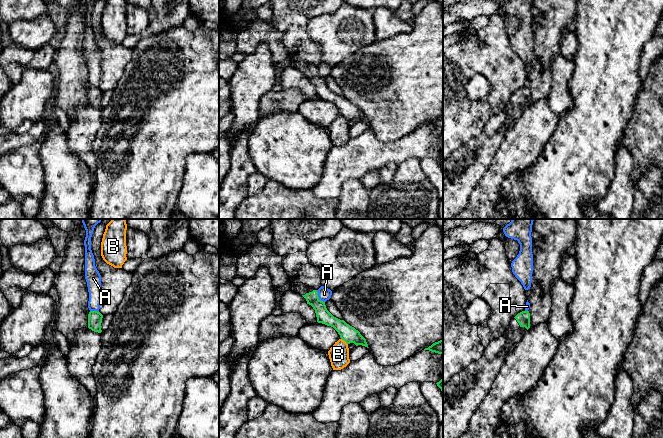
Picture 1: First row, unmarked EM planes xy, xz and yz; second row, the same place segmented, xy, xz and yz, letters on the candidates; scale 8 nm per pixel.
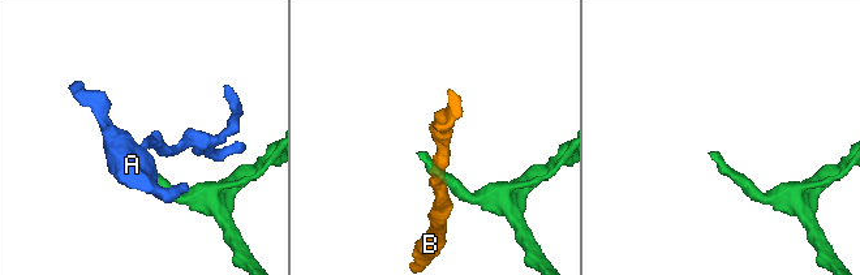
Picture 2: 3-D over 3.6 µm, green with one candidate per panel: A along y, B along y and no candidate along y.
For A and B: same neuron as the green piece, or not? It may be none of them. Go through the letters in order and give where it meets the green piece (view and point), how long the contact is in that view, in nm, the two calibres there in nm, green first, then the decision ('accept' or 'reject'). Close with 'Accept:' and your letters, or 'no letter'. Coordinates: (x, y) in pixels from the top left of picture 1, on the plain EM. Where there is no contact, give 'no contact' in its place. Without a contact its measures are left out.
A: xz (318, 73) | 120 nm | 110/110 nm | reject
B: xz (344, 116) | 80 nm | 140/160 nm | reject
Accept: no letter

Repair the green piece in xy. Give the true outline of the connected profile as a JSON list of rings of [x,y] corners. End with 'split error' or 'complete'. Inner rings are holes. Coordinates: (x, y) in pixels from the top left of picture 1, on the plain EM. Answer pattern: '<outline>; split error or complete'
[[[90,87],[88,90],[88,104],[94,108],[101,109],[103,91],[98,87]]]; complete

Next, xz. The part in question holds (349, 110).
[[[290,59],[290,65],[302,71],[306,75],[307,80],[313,83],[318,99],[333,103],[340,111],[340,114],[347,120],[354,119],[356,122],[362,121],[368,124],[366,115],[358,106],[347,100],[344,96],[334,93],[327,86],[325,78],[319,75],[317,66],[303,59]]]; split error

